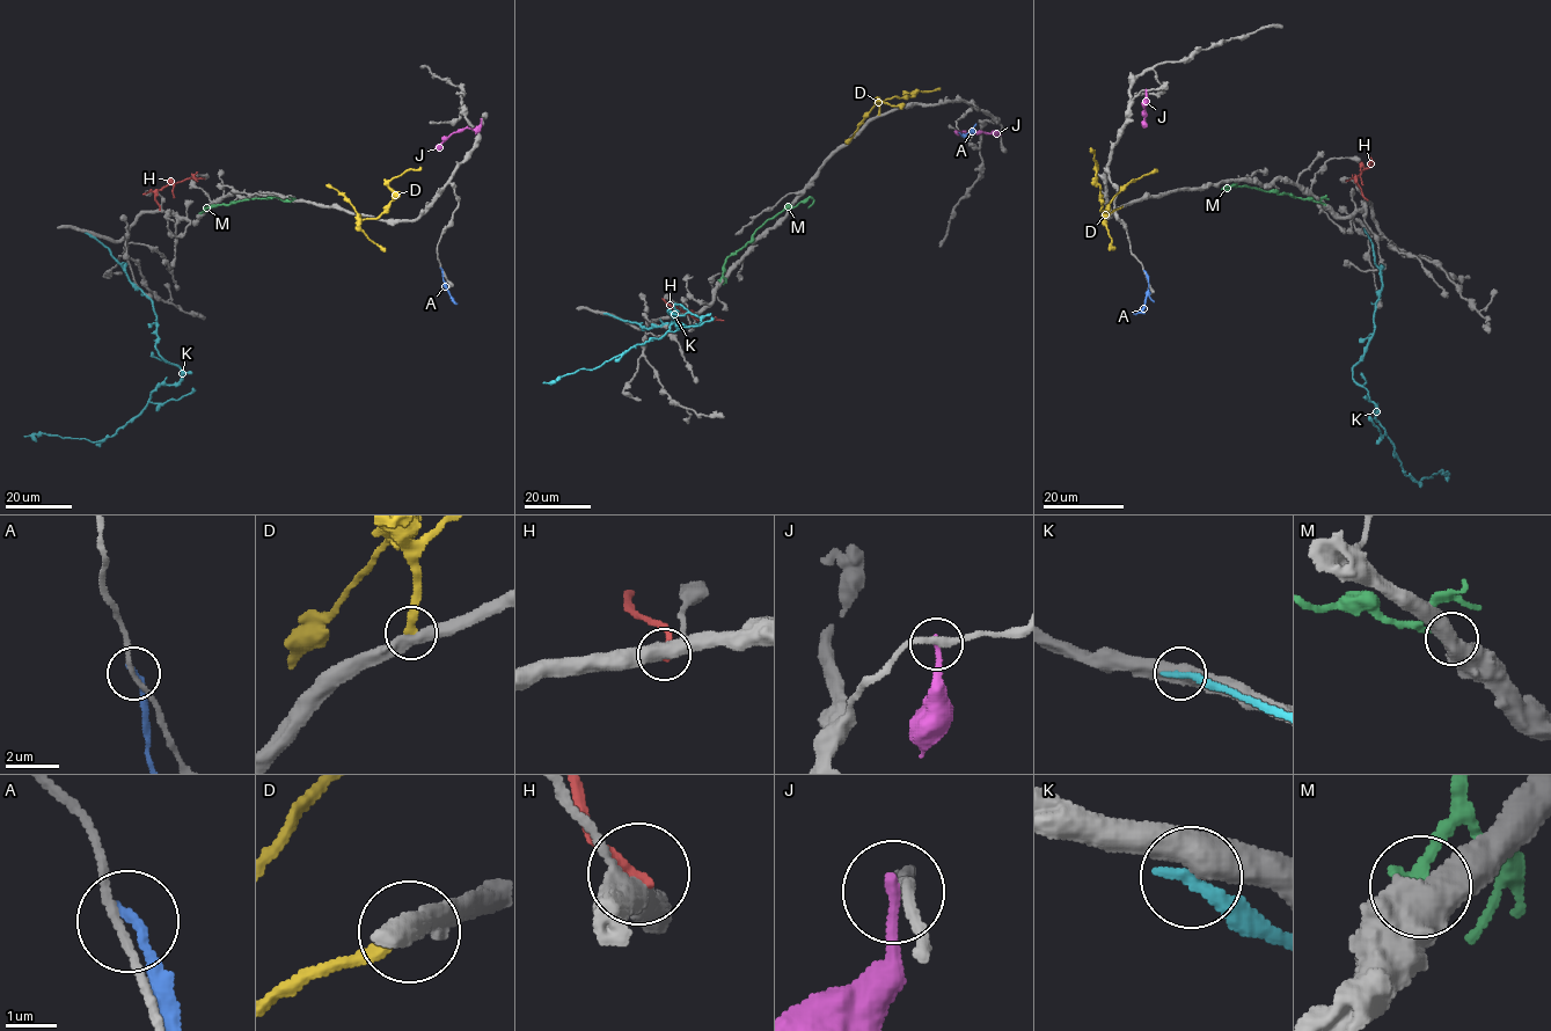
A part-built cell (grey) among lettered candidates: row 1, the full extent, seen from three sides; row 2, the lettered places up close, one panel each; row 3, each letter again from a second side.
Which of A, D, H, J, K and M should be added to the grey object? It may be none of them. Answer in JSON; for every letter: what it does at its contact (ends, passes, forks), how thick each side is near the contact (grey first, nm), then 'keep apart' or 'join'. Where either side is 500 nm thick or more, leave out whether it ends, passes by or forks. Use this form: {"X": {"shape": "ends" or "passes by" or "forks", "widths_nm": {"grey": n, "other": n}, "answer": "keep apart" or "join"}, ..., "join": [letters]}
{"A": {"shape": "ends", "widths_nm": {"grey": 150, "other": 200}, "answer": "keep apart"}, "D": {"shape": "ends", "widths_nm": {"grey": 440, "other": 280}, "answer": "join"}, "H": {"shape": "ends", "widths_nm": {"grey": 440, "other": 240}, "answer": "keep apart"}, "J": {"shape": "ends", "widths_nm": {"grey": 240, "other": 240}, "answer": "keep apart"}, "K": {"widths_nm": {"grey": 550, "other": 320}, "answer": "keep apart"}, "M": {"widths_nm": {"grey": 600, "other": 280}, "answer": "keep apart"}, "join": ["D"]}

